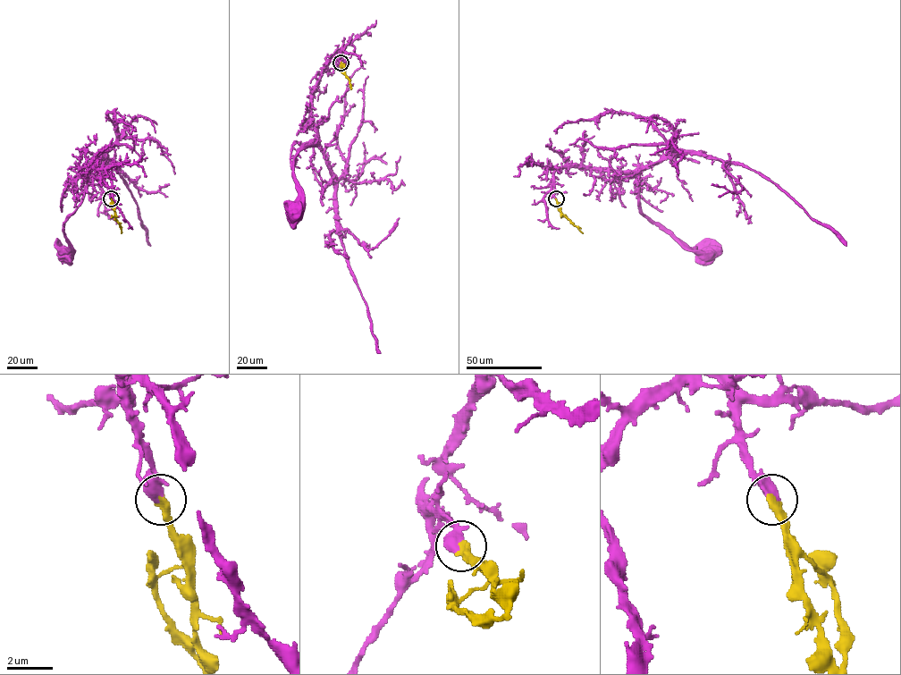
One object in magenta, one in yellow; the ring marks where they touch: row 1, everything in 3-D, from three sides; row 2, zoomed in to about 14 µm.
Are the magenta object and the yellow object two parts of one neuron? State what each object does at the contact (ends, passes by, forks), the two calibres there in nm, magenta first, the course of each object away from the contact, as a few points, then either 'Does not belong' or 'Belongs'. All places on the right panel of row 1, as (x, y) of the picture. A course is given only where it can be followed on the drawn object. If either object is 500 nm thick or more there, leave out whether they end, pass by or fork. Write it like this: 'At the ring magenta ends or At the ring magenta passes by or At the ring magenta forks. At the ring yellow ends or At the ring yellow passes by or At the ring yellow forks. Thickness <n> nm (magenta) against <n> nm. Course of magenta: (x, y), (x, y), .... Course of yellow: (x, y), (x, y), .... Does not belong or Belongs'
Thickness 500 nm (magenta) against 360 nm. Course of magenta: (555, 198), (552, 173), (560, 167), (634, 171), (638, 173), (639, 210), (694, 251), (705, 252), (706, 257). Course of yellow: (555, 198), (560, 212), (583, 233). Belongs

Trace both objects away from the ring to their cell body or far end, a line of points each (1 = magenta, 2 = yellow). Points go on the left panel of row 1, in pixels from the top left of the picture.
1: (111, 198), (96, 169), (81, 169), (89, 172), (88, 185), (81, 202), (64, 223), (67, 257)
2: (111, 198), (121, 233)

